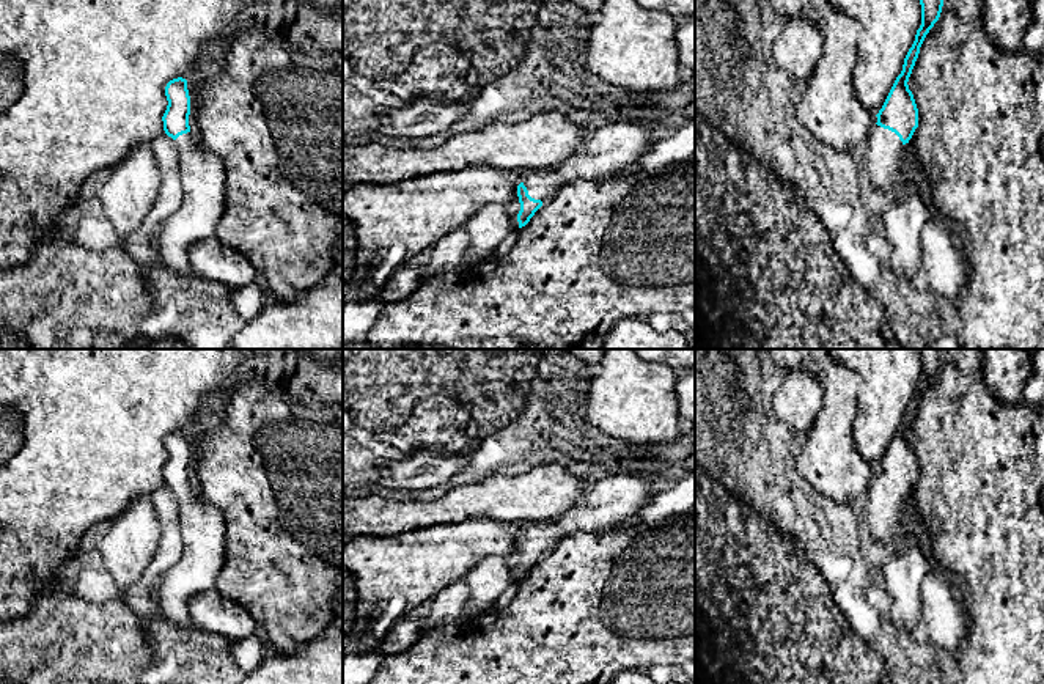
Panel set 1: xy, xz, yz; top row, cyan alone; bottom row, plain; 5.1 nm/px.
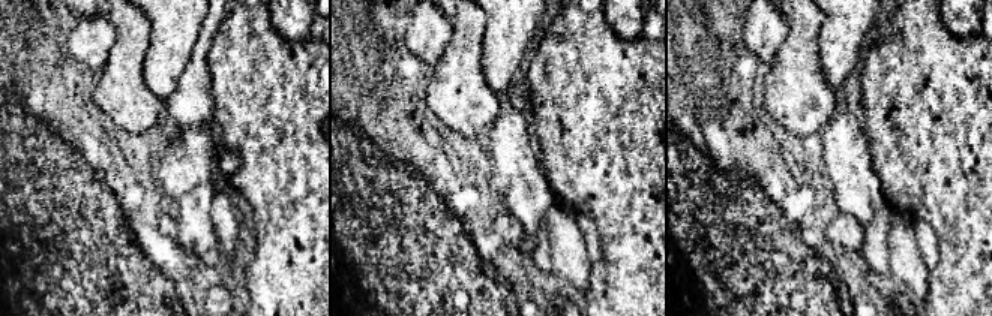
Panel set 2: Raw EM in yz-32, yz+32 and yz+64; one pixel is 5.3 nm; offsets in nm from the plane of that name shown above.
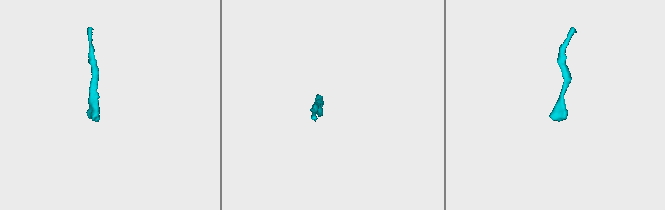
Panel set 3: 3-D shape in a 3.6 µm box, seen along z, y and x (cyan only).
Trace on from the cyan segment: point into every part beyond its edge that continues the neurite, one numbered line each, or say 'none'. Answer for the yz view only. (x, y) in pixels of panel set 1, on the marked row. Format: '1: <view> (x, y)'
1: yz (882, 151)

